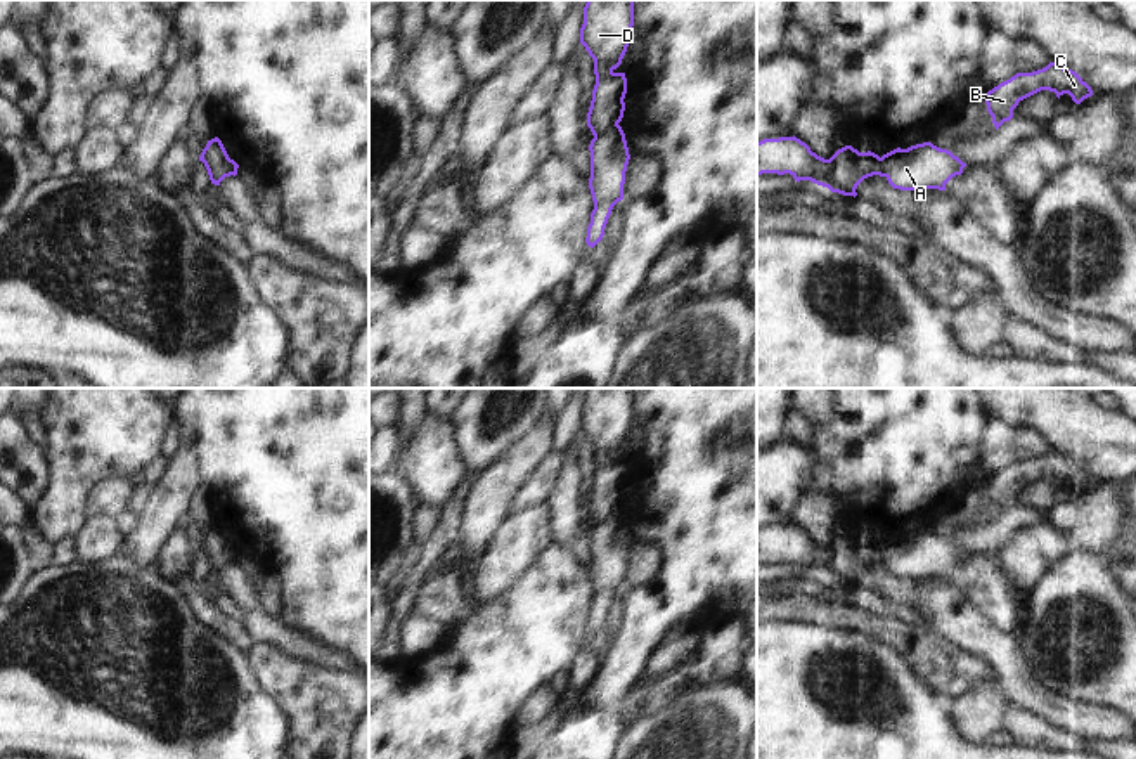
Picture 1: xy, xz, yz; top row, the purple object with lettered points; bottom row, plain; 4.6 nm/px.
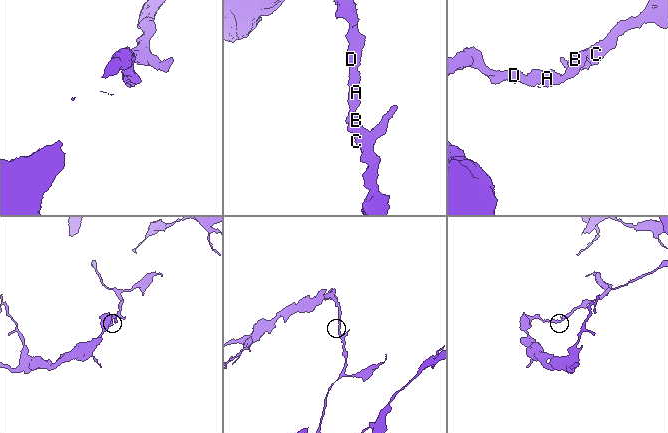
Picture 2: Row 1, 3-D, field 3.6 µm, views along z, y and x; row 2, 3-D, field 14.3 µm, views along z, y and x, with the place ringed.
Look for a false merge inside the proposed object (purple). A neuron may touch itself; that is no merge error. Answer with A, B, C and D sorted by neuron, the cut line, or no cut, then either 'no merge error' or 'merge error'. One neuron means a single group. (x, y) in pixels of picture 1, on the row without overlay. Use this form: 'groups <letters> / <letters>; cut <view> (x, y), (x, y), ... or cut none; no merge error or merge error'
groups A B C / D; cut xz (617, 512), (594, 525); merge error

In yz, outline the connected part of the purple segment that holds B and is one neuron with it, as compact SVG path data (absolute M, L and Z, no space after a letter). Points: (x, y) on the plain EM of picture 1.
M1056 451L1032 461L1017 461L987 480L985 492L996 518L1013 506L1020 489L1041 478L1055 480L1058 487L1068 482L1075 492L1093 483L1091 475L1075 459Z

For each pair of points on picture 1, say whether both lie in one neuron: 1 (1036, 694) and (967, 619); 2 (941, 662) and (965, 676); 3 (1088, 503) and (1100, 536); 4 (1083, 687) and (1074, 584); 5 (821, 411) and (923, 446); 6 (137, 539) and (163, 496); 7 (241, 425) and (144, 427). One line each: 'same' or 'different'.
1: same
2: same
3: same
4: same
5: different
6: same
7: different

